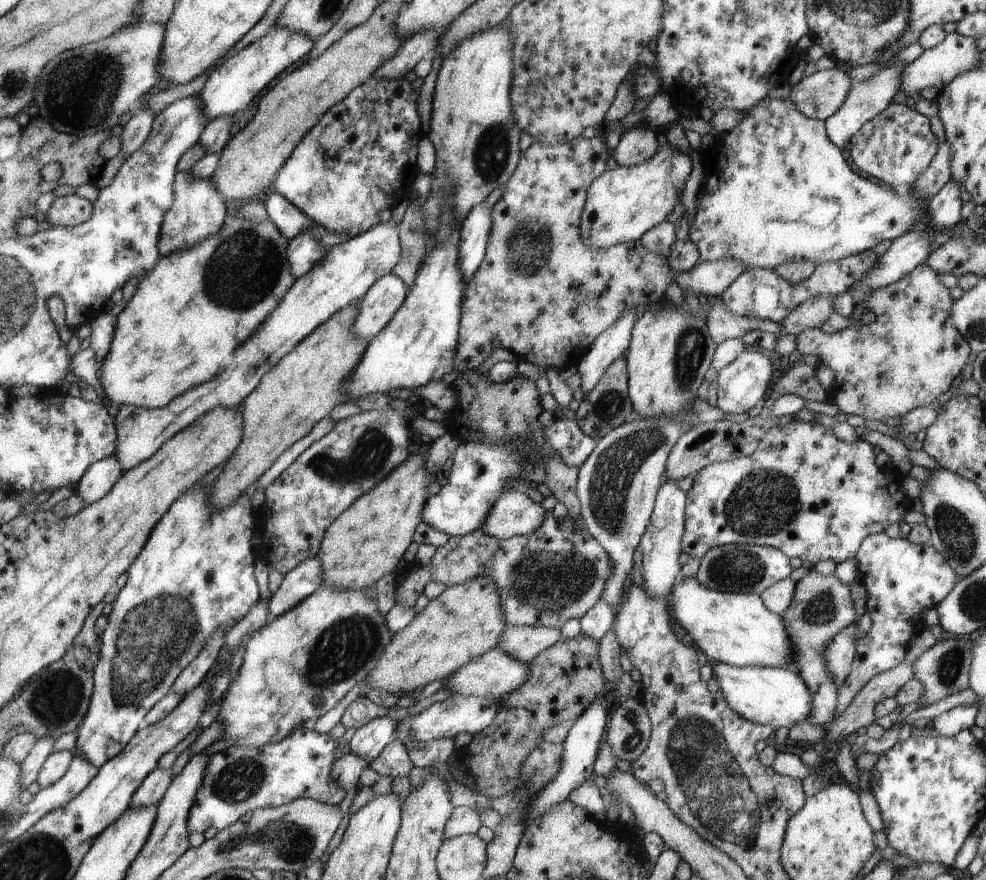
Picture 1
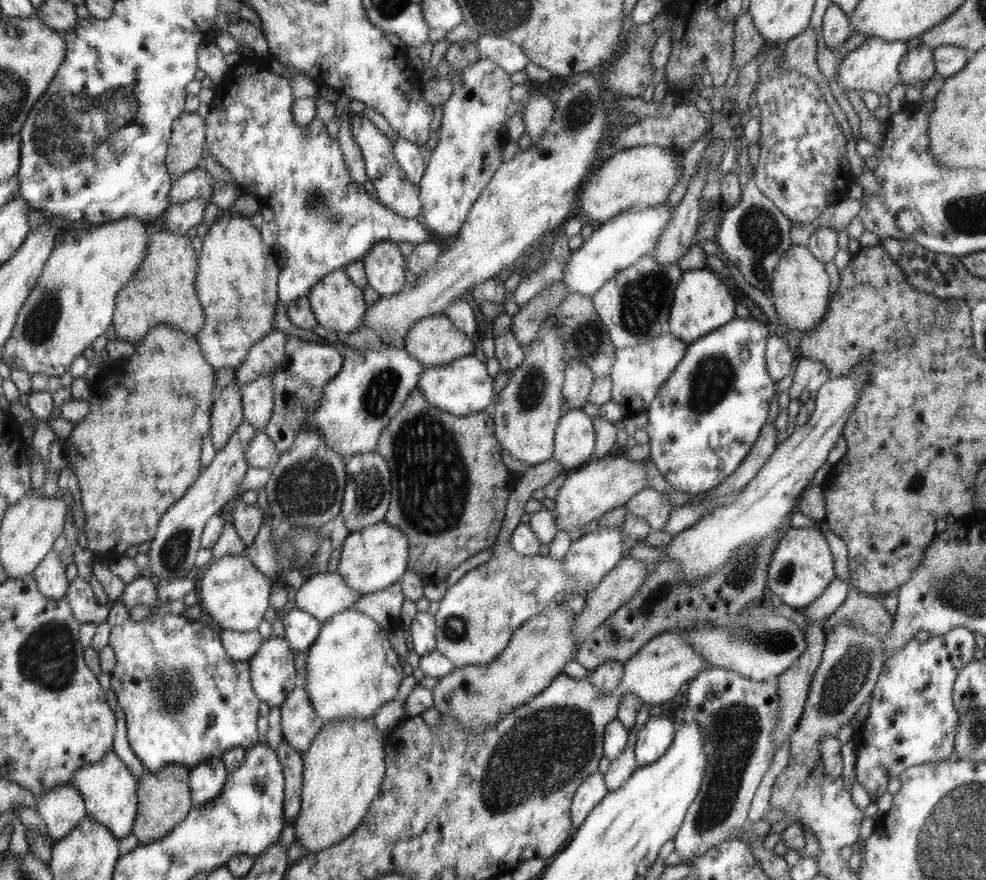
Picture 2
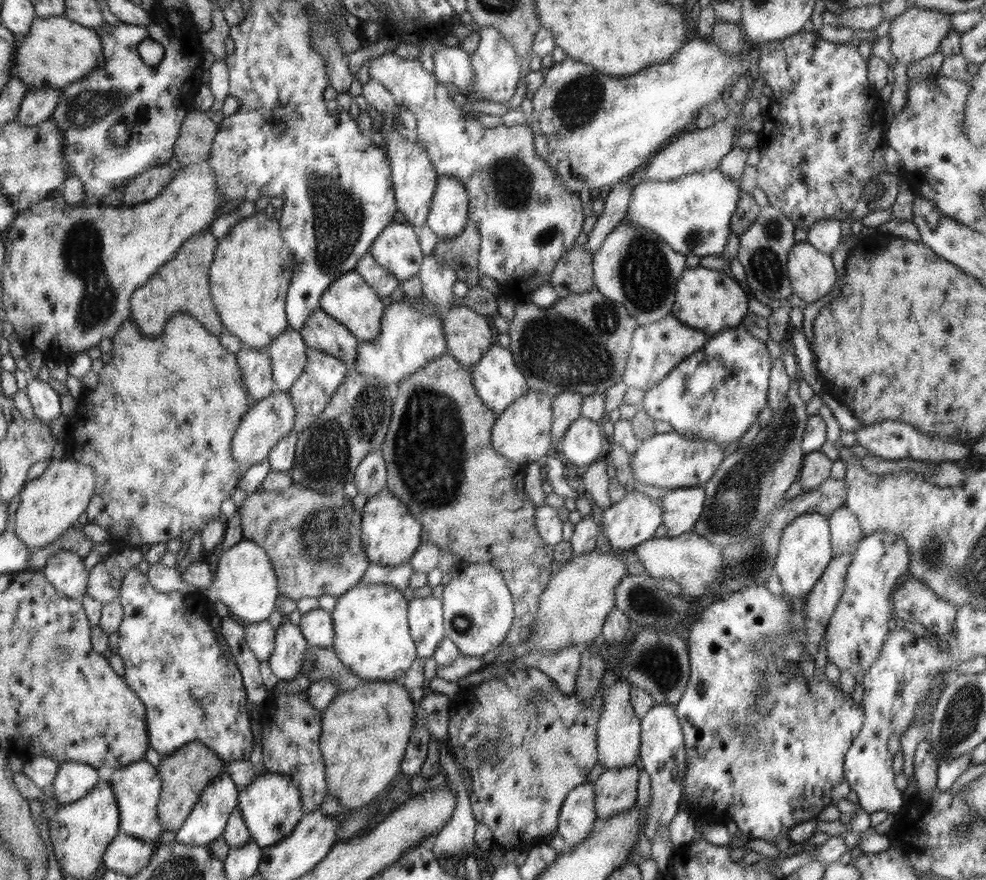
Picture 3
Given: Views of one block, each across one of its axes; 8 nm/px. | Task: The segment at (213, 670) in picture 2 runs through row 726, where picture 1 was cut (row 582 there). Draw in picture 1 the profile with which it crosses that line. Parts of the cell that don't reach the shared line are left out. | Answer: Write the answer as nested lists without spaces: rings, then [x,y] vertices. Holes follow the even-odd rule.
[[[196,484],[194,488],[186,491],[169,508],[168,514],[153,528],[153,532],[149,536],[144,550],[137,556],[136,562],[129,567],[127,582],[114,599],[113,611],[107,616],[107,628],[103,631],[102,636],[100,636],[100,657],[93,668],[92,698],[90,699],[84,722],[75,730],[77,734],[76,750],[73,752],[75,757],[83,758],[99,769],[103,764],[108,763],[110,759],[120,755],[124,748],[128,746],[129,740],[137,734],[138,723],[142,718],[145,718],[149,710],[156,703],[169,694],[177,680],[177,676],[202,652],[209,636],[218,629],[224,632],[228,631],[230,627],[233,627],[240,619],[244,618],[256,602],[260,600],[258,584],[256,584],[256,578],[254,578],[254,554],[252,554],[252,544],[250,544],[250,538],[254,534],[254,520],[252,520],[252,512],[250,512],[250,503],[246,500],[246,494],[243,493],[238,497],[238,500],[234,501],[232,506],[221,511],[214,511],[212,504],[210,504],[209,488],[200,489]]]

